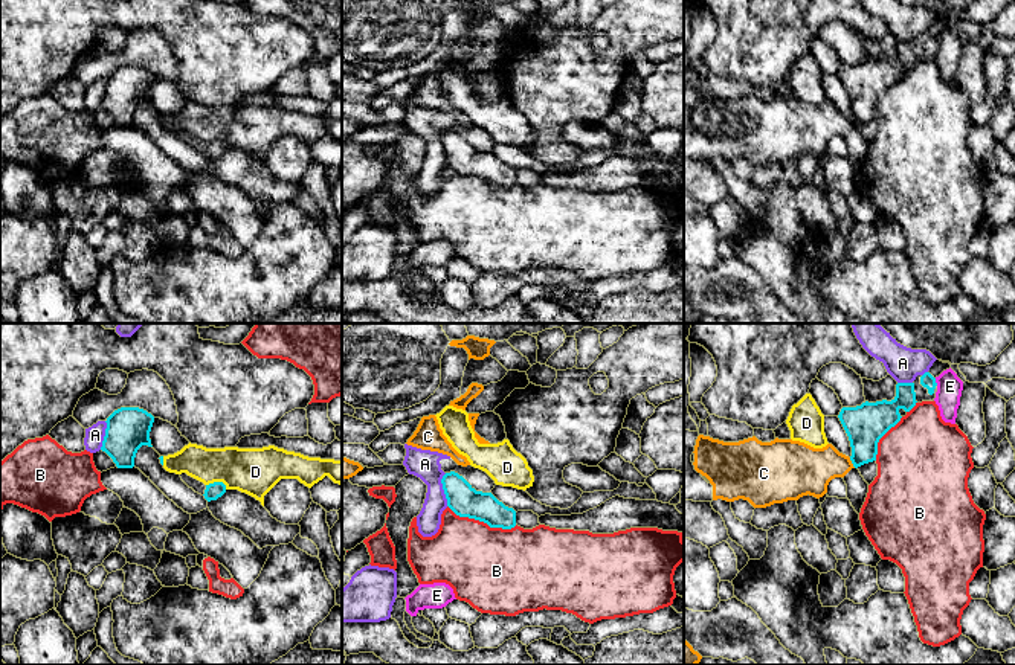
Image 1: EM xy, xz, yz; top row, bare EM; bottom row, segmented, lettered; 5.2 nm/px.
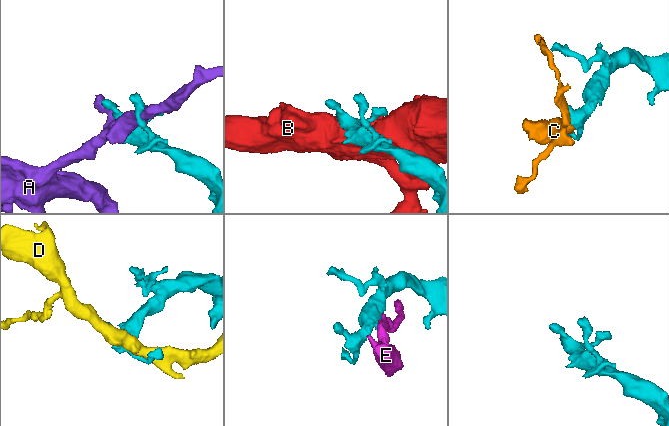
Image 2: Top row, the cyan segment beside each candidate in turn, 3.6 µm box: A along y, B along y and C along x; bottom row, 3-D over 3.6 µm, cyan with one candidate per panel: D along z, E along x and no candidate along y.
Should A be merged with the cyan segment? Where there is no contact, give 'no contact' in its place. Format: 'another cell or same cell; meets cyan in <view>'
another cell; meets cyan in xz

